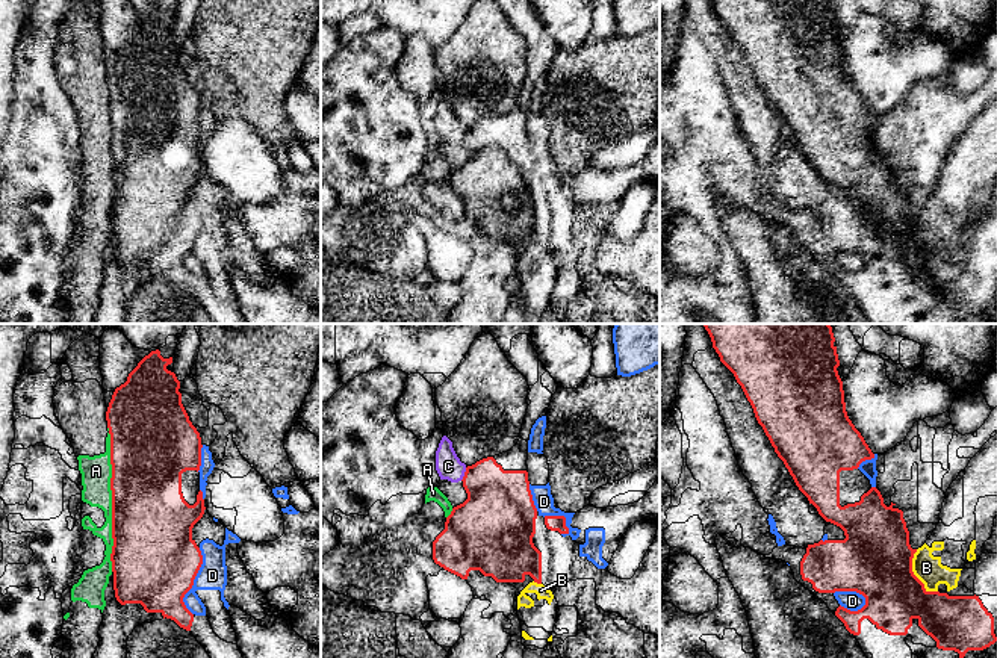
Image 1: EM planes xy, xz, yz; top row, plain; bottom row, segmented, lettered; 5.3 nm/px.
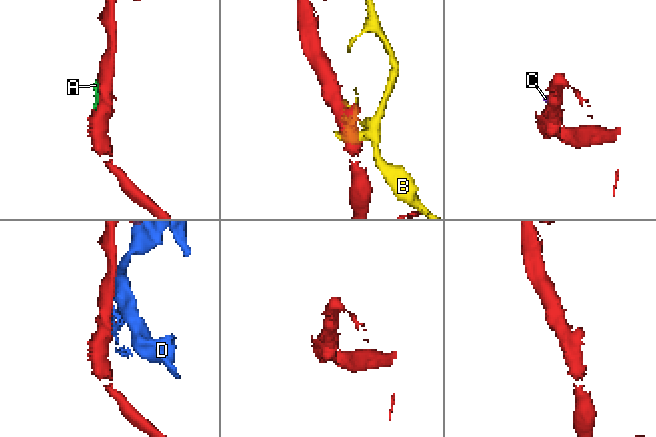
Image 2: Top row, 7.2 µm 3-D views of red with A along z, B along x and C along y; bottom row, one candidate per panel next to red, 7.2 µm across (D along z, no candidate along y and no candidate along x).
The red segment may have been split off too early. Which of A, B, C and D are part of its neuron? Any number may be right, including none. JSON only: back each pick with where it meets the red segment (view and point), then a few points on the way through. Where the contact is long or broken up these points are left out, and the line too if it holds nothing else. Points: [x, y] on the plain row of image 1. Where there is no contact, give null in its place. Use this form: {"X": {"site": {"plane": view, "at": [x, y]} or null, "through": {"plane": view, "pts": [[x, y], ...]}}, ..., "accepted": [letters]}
{"accepted": []}

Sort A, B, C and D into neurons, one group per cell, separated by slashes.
A / B / C / D

